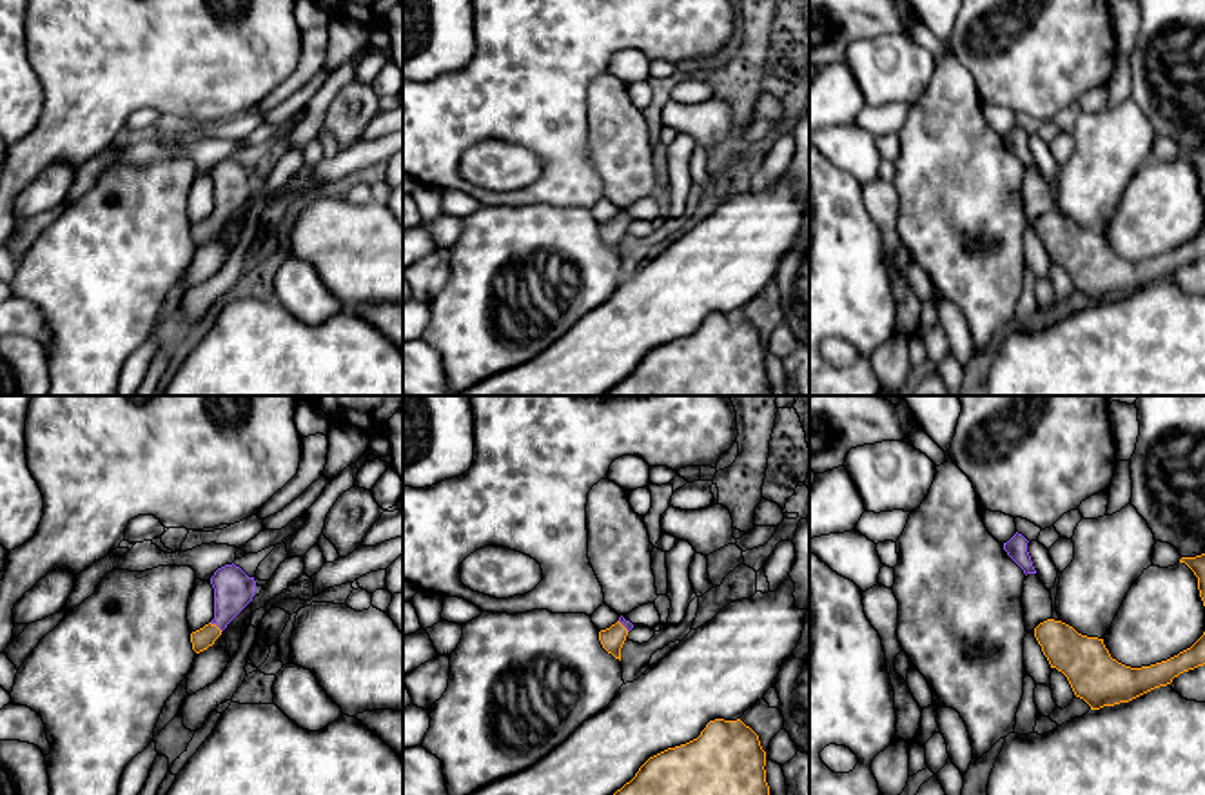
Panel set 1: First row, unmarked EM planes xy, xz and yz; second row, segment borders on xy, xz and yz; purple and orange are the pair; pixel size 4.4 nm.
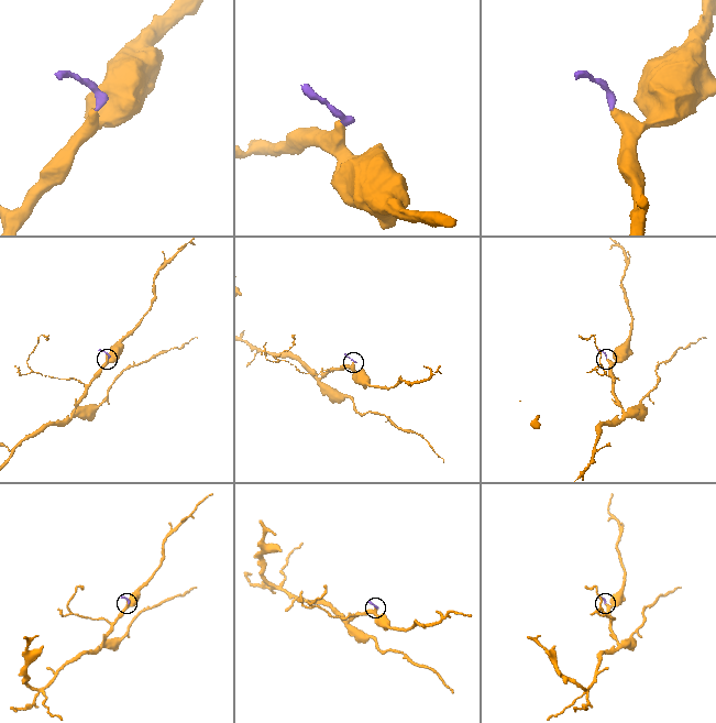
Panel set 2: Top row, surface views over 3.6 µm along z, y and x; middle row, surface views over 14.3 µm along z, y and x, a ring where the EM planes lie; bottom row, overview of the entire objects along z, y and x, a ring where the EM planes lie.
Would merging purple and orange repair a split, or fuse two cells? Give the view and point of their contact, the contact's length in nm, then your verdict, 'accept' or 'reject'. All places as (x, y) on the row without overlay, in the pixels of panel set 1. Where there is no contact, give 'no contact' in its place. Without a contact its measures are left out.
xy (216, 218) | 70 nm | accept

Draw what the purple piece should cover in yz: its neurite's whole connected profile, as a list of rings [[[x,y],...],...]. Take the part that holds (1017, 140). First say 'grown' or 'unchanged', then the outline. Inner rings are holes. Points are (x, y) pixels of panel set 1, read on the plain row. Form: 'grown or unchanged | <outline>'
unchanged | [[[1018,125],[1007,136],[1004,136],[1004,143],[1024,163],[1025,169],[1036,167],[1027,145],[1027,136],[1029,134]]]

